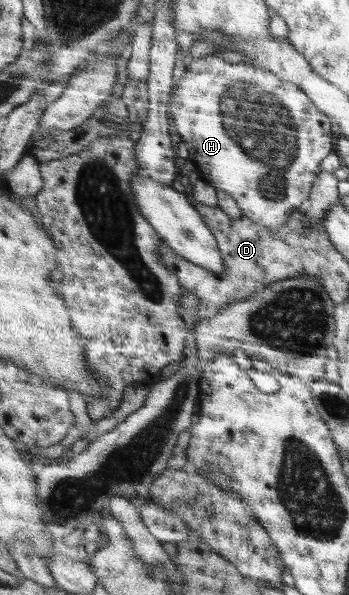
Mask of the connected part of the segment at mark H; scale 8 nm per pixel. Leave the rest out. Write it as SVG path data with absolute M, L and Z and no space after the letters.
M211 54L195 58L188 66L186 66L185 74L177 82L176 89L168 103L169 110L173 114L174 126L177 130L178 140L181 140L187 146L189 151L189 159L193 162L196 172L200 178L213 186L216 190L221 190L229 194L242 211L242 215L258 223L261 226L267 226L271 229L281 229L287 222L294 211L301 209L301 204L307 202L307 196L310 196L317 179L317 174L322 172L321 160L333 150L333 138L331 138L331 120L329 115L325 116L324 111L321 111L313 102L312 99L301 90L296 83L281 80L277 74L269 72L261 67L253 66L252 64L239 63L229 64L223 58L211 56Z

